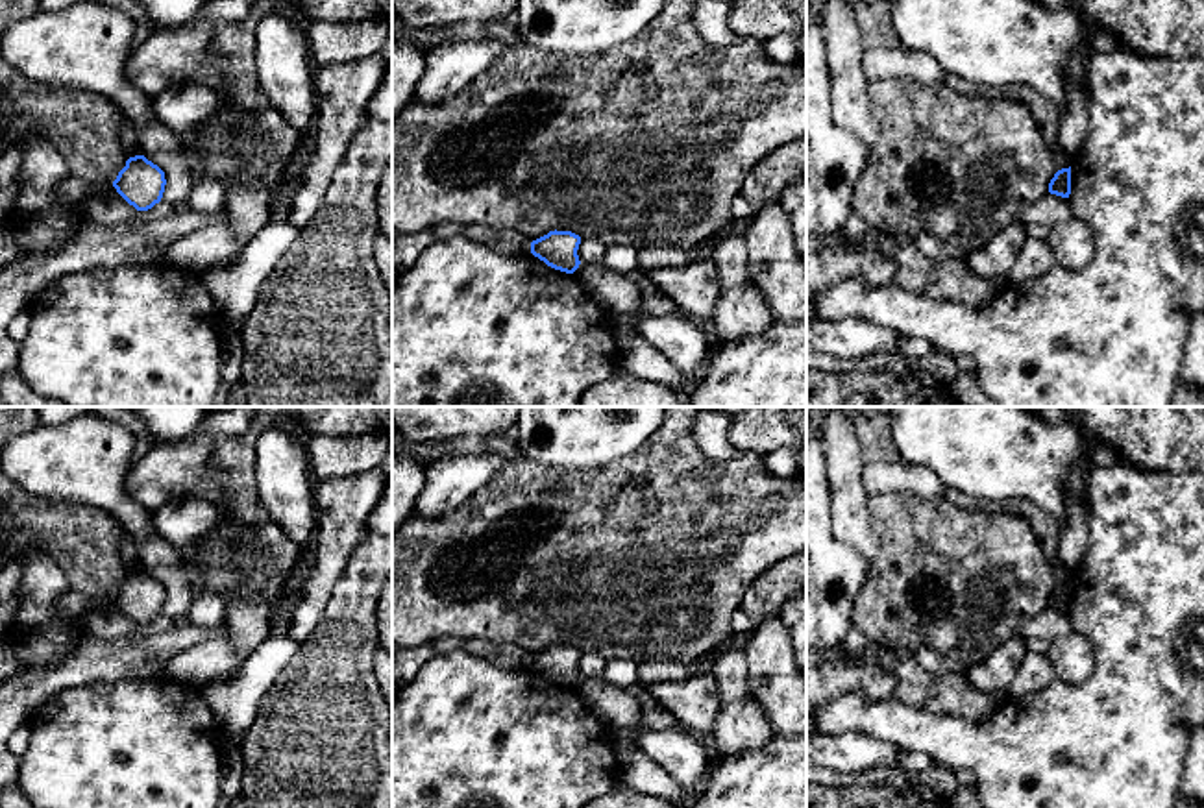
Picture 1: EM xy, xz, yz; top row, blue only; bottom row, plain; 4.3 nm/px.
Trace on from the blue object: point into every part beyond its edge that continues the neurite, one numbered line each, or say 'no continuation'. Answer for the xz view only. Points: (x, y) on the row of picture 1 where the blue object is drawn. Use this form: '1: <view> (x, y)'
no continuation

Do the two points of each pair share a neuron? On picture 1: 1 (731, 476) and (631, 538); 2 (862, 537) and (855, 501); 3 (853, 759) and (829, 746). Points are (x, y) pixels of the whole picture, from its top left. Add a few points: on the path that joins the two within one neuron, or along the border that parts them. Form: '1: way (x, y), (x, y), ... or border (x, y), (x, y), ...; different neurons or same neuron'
1: way (707, 500), (668, 538), (655, 538); same neuron
2: way (855, 527), (855, 511); same neuron
3: way (847, 753), (835, 751); same neuron

